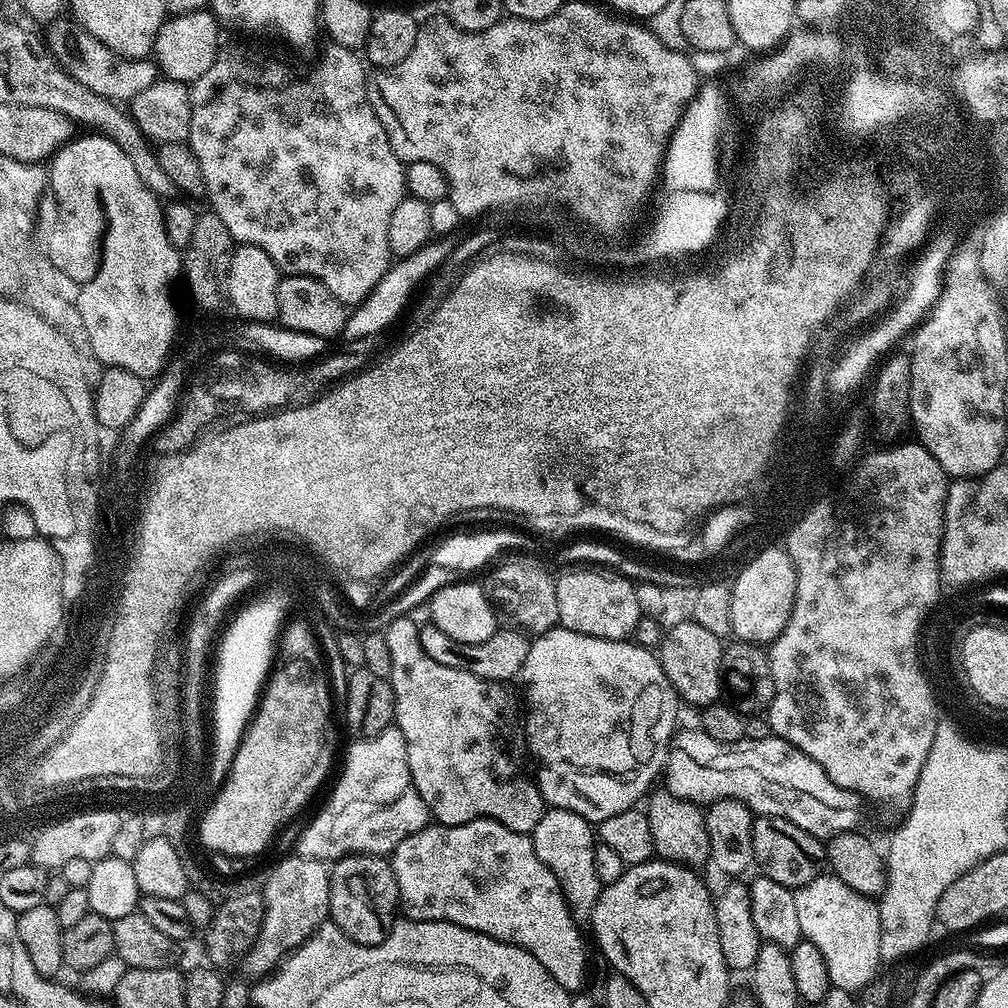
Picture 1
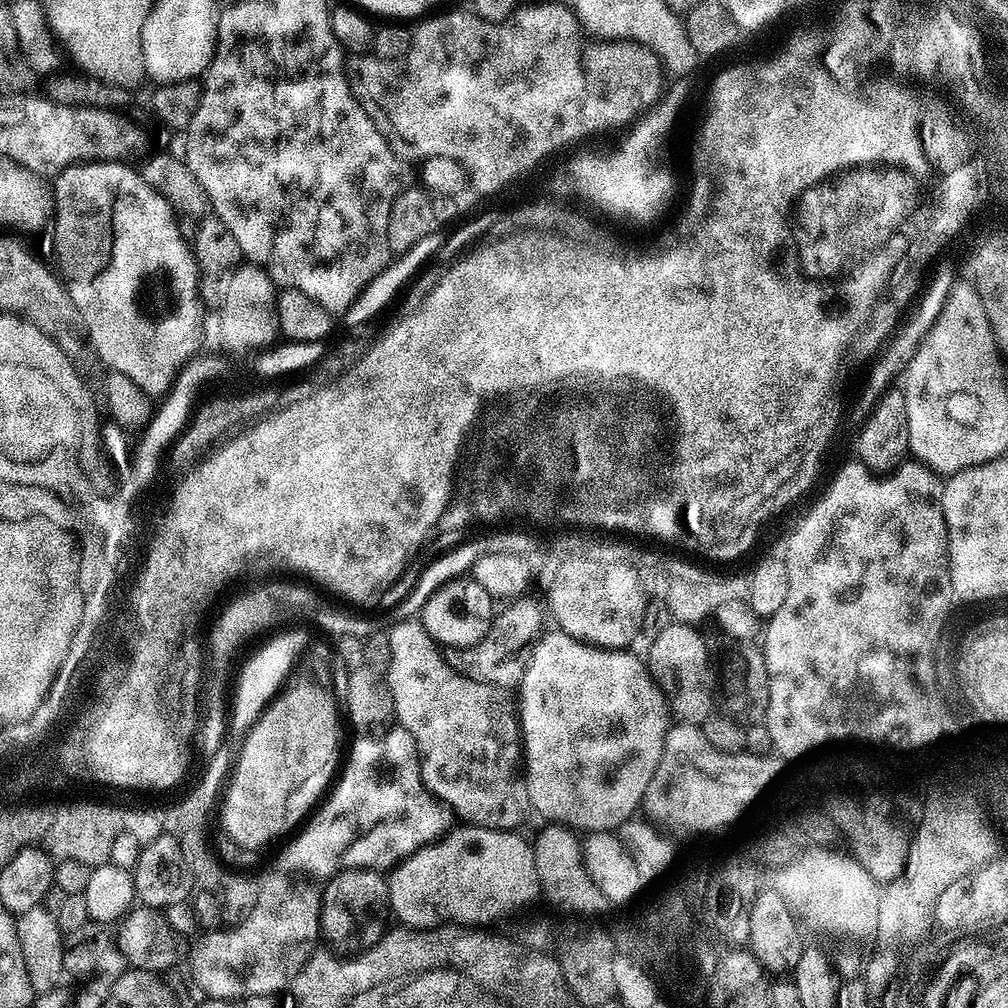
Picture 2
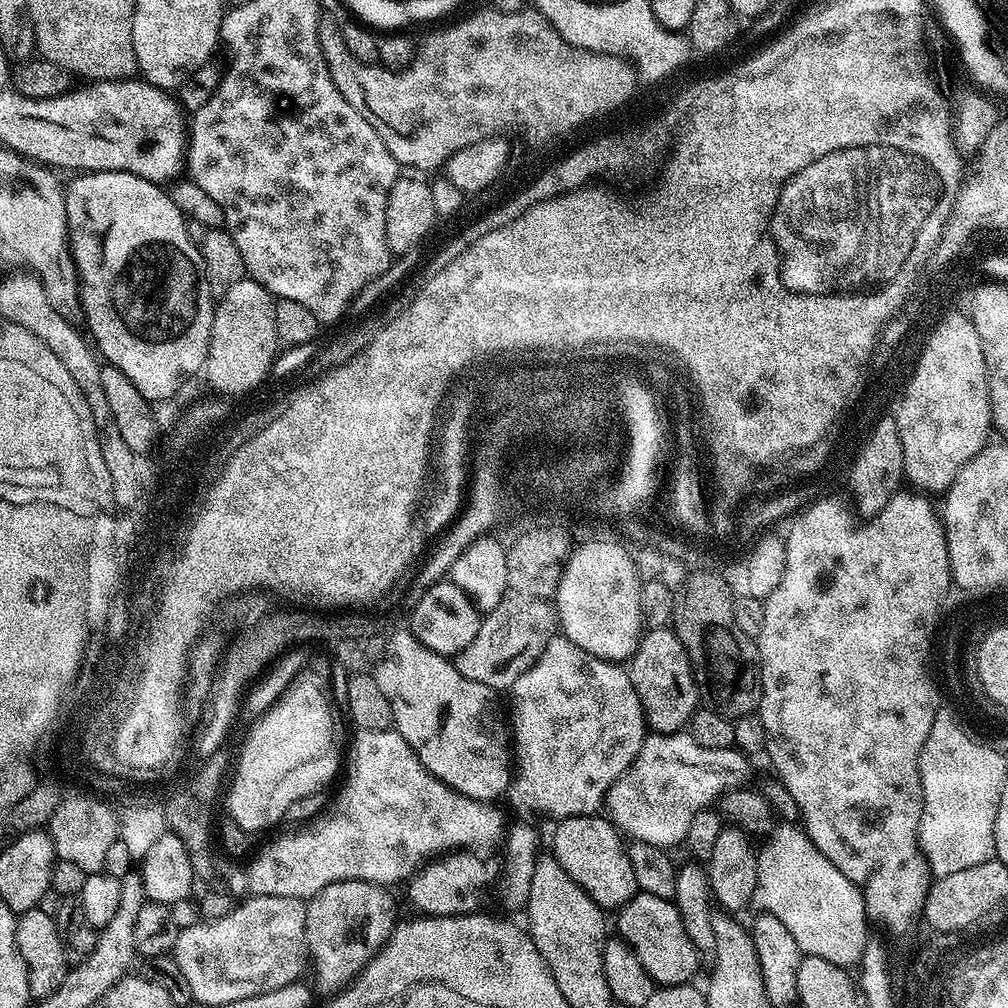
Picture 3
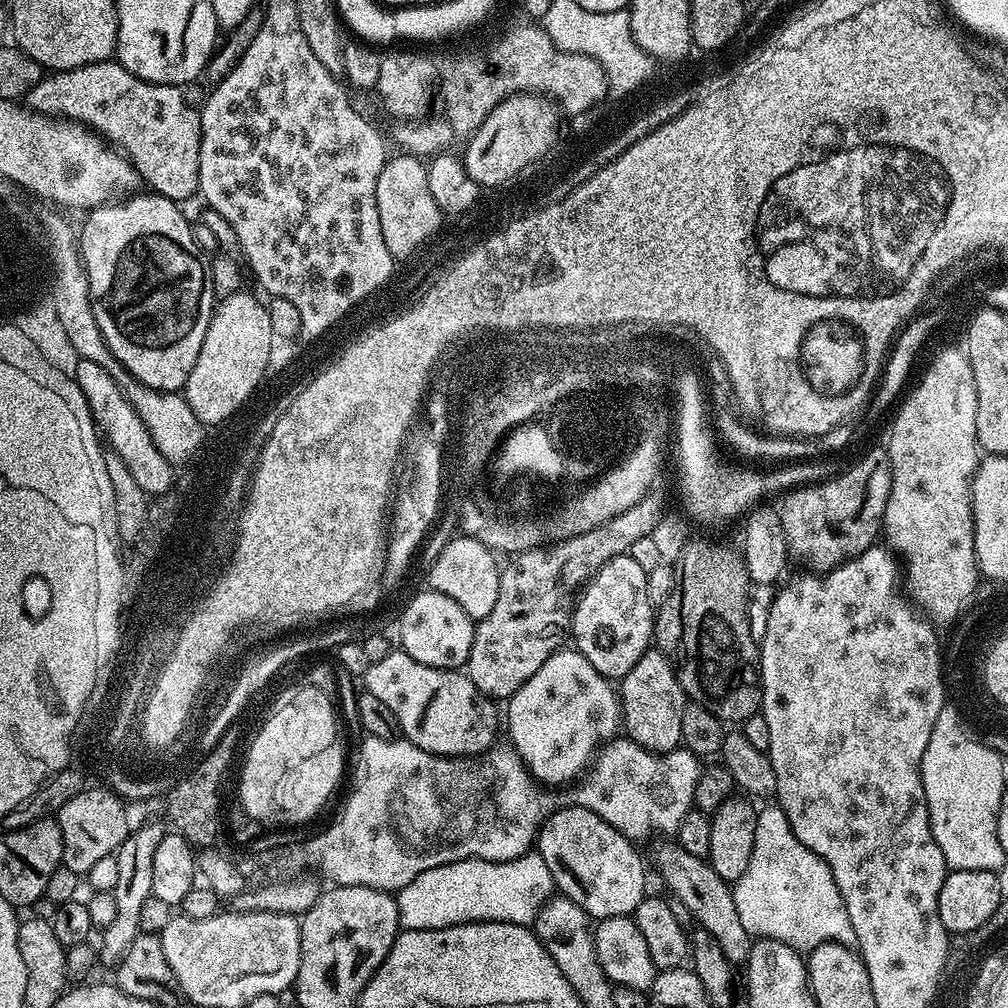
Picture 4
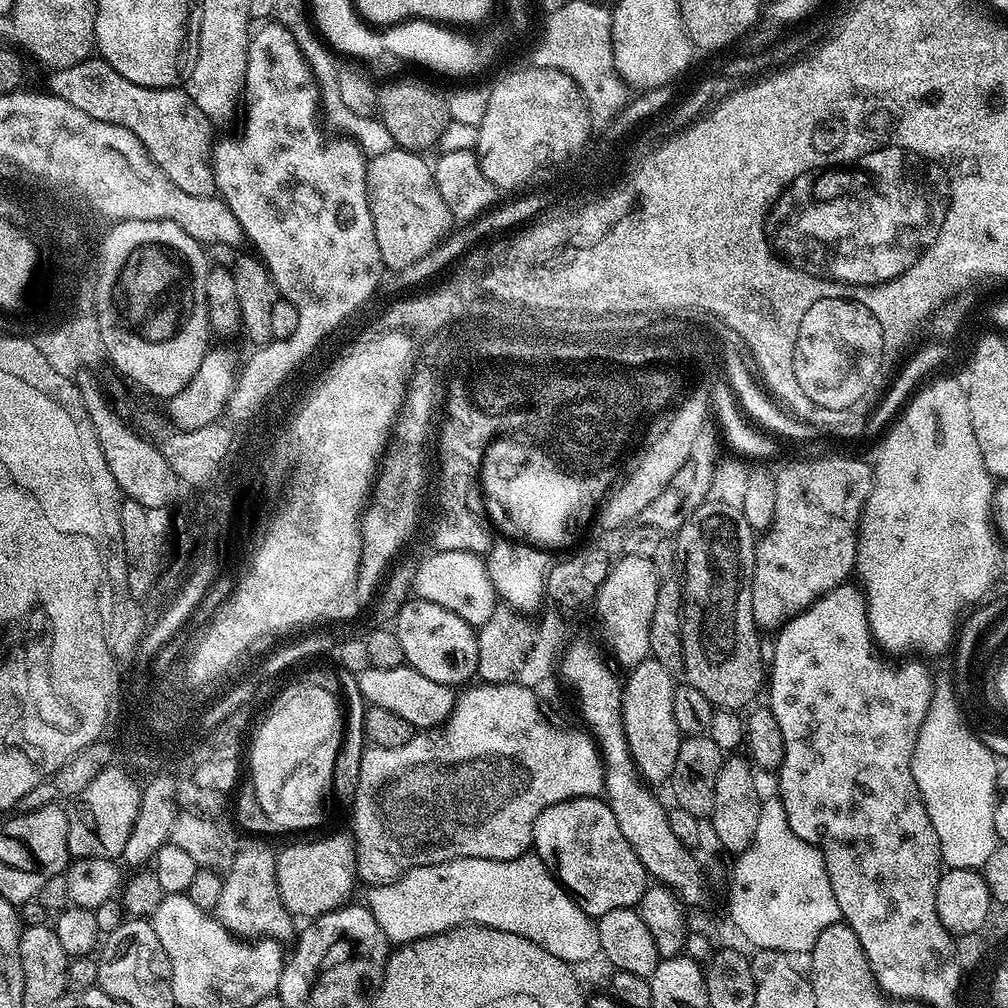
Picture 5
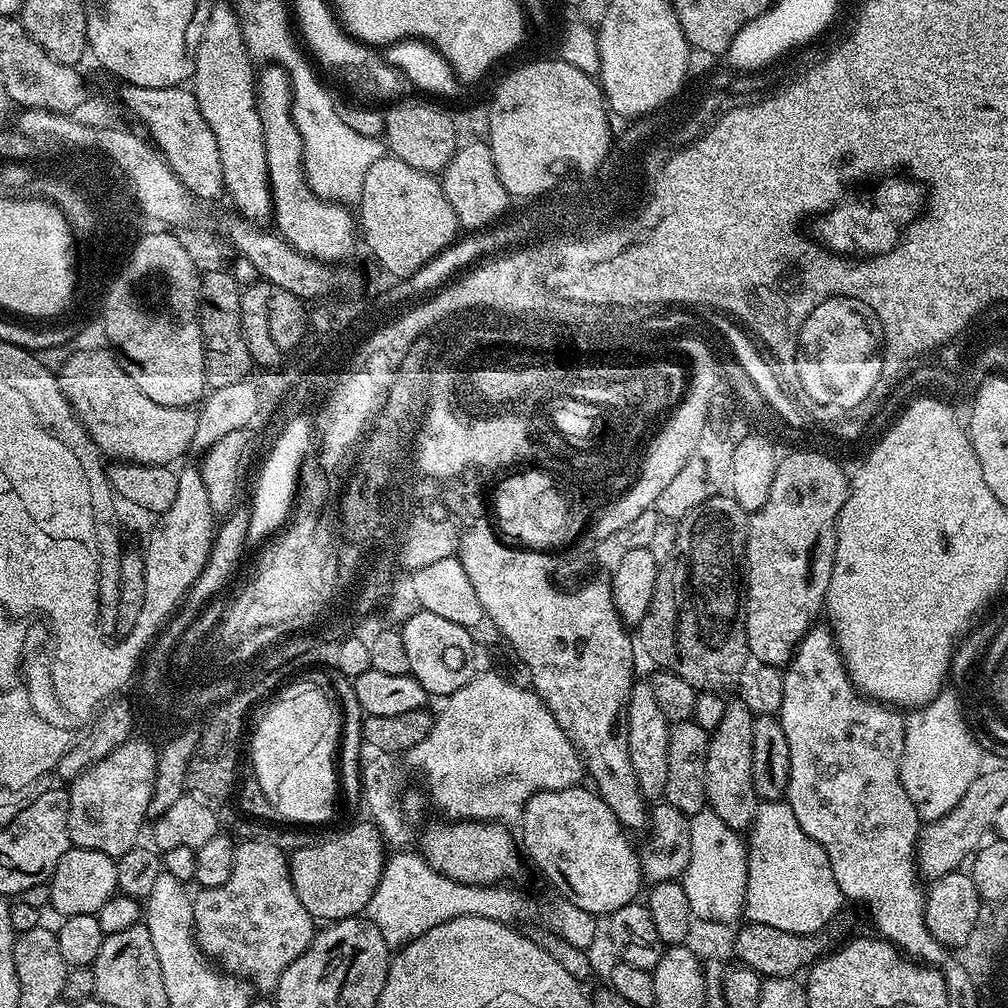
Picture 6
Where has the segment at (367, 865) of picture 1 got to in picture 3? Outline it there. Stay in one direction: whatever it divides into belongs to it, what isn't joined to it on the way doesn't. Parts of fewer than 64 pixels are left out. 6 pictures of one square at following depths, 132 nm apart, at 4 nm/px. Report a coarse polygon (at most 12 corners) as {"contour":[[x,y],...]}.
{"contour":[[326,886],[306,904],[310,964],[340,990],[398,923],[387,887]]}

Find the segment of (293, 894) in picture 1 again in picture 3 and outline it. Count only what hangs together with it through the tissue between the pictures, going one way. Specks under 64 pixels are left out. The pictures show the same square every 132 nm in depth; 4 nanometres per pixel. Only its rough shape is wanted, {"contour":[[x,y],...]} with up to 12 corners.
{"contour":[[249,895],[182,928],[174,959],[200,1004],[301,979],[306,904]]}

